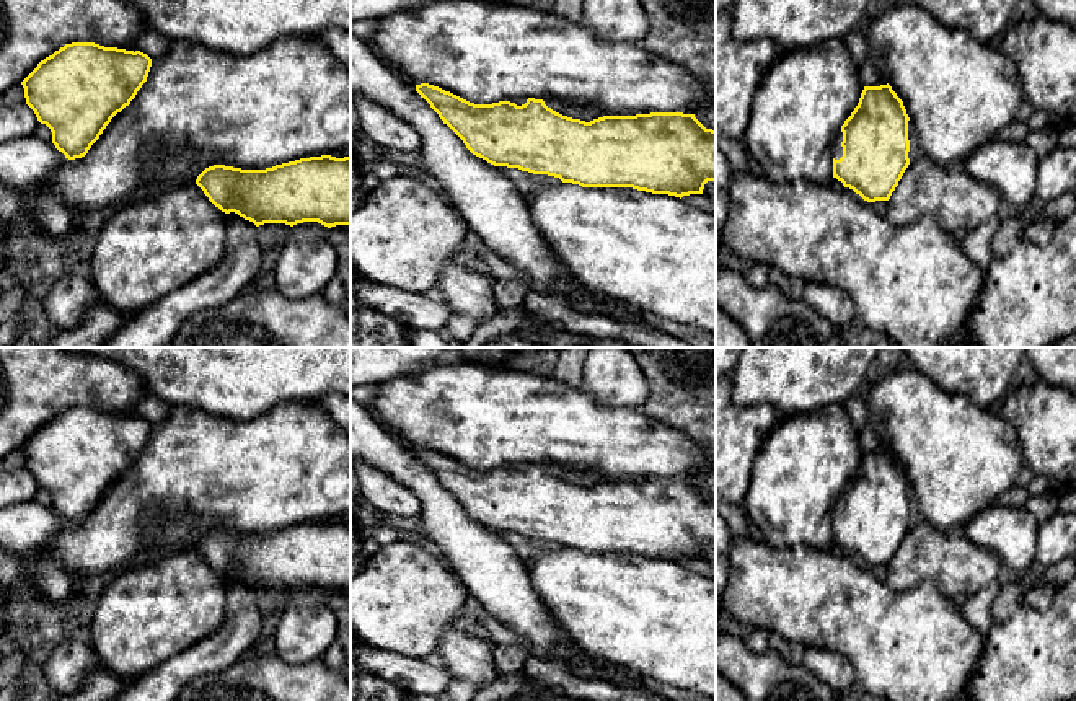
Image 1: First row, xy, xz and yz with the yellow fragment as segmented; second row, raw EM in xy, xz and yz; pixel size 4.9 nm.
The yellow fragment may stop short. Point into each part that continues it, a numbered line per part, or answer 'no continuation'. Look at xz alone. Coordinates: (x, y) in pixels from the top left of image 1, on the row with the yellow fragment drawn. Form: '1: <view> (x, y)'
1: xz (587, 113)

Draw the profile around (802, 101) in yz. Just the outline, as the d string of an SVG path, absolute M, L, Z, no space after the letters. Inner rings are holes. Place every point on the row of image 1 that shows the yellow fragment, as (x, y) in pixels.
M841 39L781 52L755 91L753 114L743 137L748 155L768 179L831 183L833 139L858 106L864 90L858 67Z

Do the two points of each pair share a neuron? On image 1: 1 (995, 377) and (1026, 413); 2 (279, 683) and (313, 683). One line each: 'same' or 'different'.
1: different
2: same

